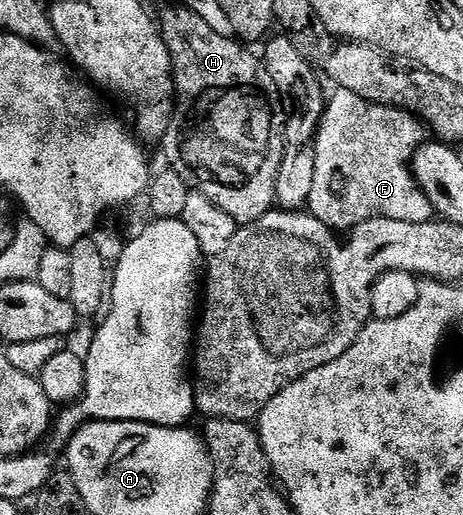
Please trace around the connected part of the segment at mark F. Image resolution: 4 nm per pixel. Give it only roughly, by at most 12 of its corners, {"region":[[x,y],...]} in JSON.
{"region":[[328,98],[308,212],[334,231],[434,220],[406,109]]}

